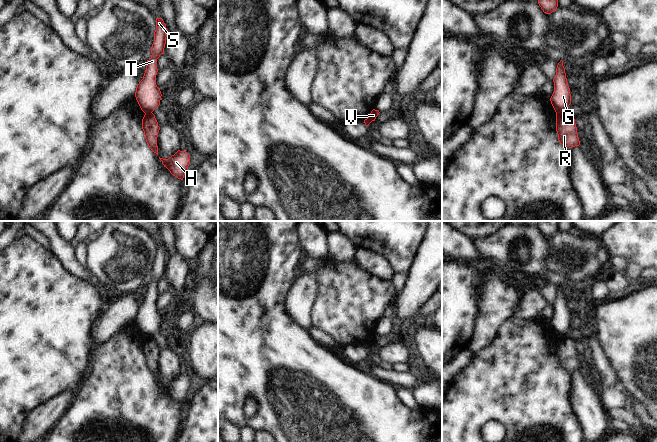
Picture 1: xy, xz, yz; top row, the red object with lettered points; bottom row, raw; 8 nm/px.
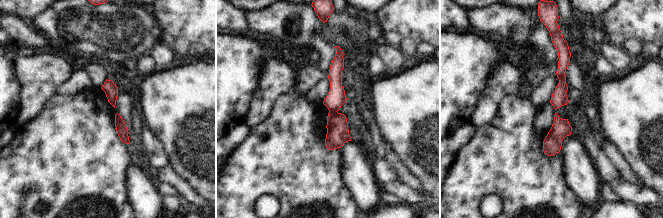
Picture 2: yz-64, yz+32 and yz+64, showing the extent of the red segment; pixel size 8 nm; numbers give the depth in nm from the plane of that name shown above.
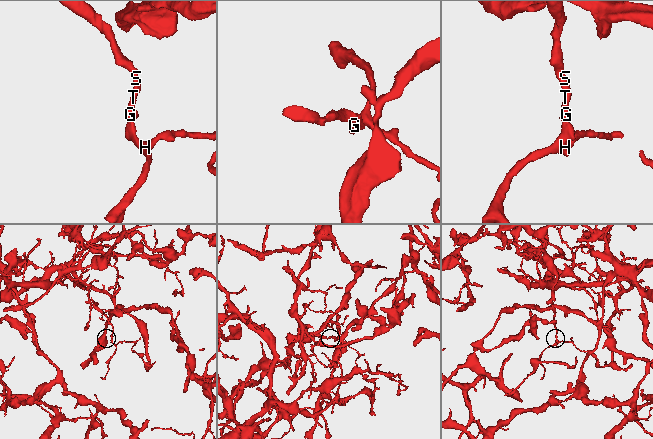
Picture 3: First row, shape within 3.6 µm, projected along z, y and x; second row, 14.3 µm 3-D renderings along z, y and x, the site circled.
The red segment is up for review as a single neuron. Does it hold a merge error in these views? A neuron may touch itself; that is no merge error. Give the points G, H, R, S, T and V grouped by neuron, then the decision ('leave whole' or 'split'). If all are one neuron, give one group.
groups G S T / H R V; split

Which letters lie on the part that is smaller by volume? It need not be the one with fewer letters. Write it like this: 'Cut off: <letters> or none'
Cut off: G, S, T

